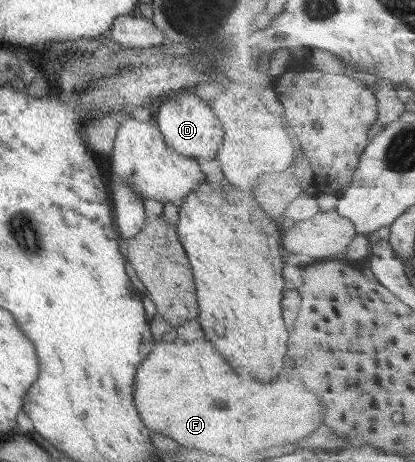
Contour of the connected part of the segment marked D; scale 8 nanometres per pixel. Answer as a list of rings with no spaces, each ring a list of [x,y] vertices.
[[[187,89],[168,94],[167,100],[159,105],[154,123],[160,130],[164,143],[182,157],[214,159],[217,147],[222,143],[222,124],[212,113],[211,107],[204,105],[204,101]]]

